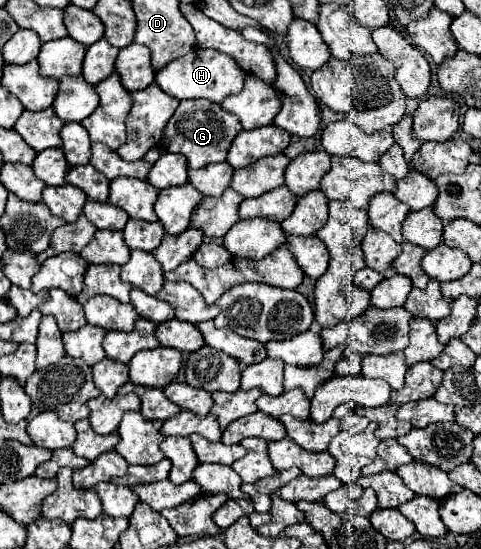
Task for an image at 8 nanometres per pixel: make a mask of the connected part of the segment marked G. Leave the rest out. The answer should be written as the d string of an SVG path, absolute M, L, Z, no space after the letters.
M187 99L181 101L173 117L165 127L161 145L169 153L183 153L189 161L189 169L199 169L209 163L221 163L227 157L233 137L241 131L241 123L233 113L221 109L221 105L207 99Z

